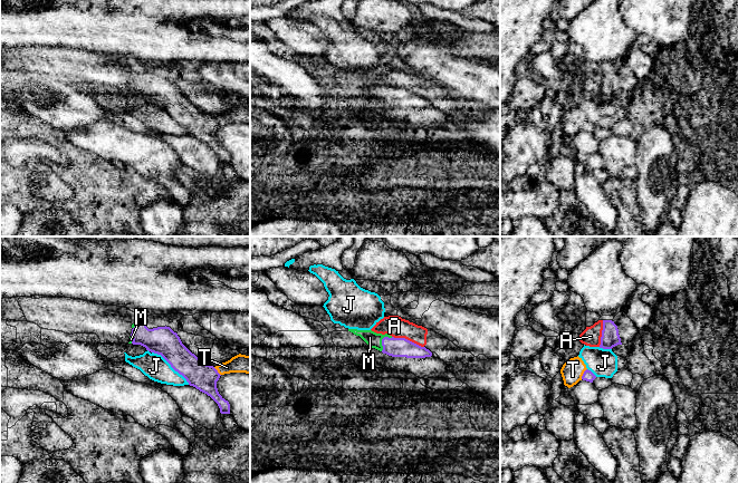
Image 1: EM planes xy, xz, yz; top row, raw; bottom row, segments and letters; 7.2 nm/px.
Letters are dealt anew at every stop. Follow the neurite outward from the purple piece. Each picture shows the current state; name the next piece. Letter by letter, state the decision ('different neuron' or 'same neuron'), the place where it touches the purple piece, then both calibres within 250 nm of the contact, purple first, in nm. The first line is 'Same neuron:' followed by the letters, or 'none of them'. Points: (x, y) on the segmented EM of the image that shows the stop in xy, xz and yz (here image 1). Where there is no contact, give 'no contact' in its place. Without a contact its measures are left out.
Same neuron: M
A: different neuron; contact xz (406, 339); calibres 140 and 150 nm
J: different neuron; contact xy (171, 366); calibres 200 and 180 nm
M: same neuron; contact xz (382, 340); calibres 140 and 110 nm
T: different neuron; contact yz (583, 374); calibres 80 and 160 nm

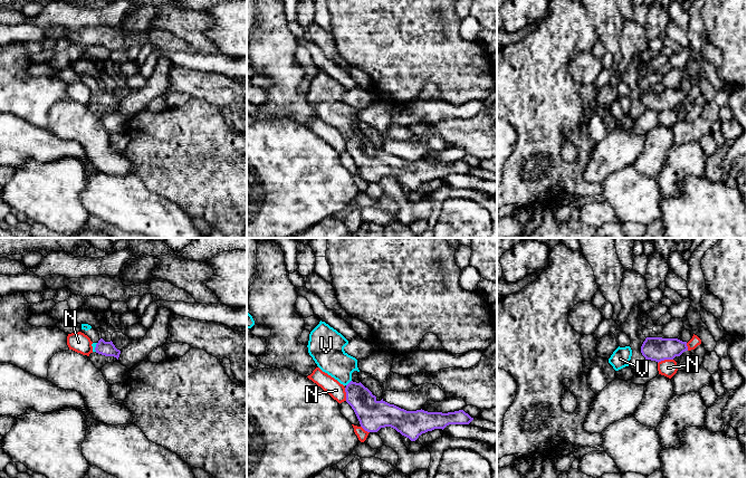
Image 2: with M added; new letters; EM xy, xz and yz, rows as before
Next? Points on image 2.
Same neuron: V
N: different neuron; contact yz (664, 359); calibres 180 and 130 nm
V: same neuron; contact xz (348, 383); calibres 190 and 220 nm

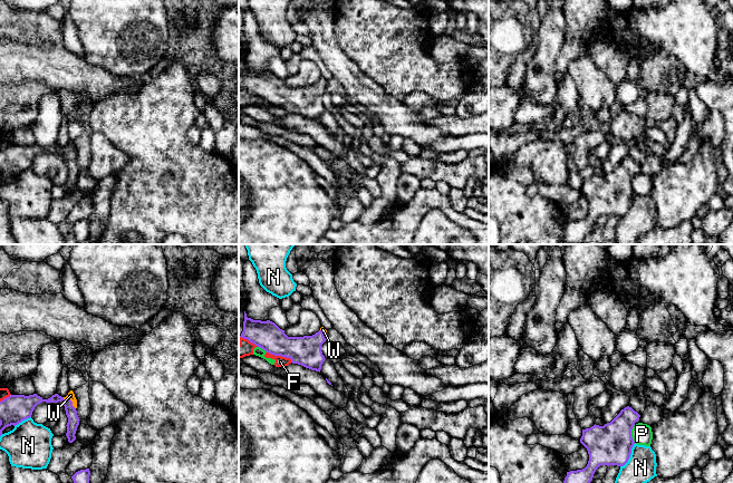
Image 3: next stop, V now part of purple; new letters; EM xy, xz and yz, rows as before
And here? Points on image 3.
Same neuron: W
F: different neuron; contact xz (280, 355); calibres 220 and 80 nm
N: different neuron; contact yz (629, 455); calibres 300 and 220 nm
P: different neuron; contact yz (630, 434); calibres 300 and 150 nm
W: same neuron; contact xy (70, 401); calibres 80 and 50 nm

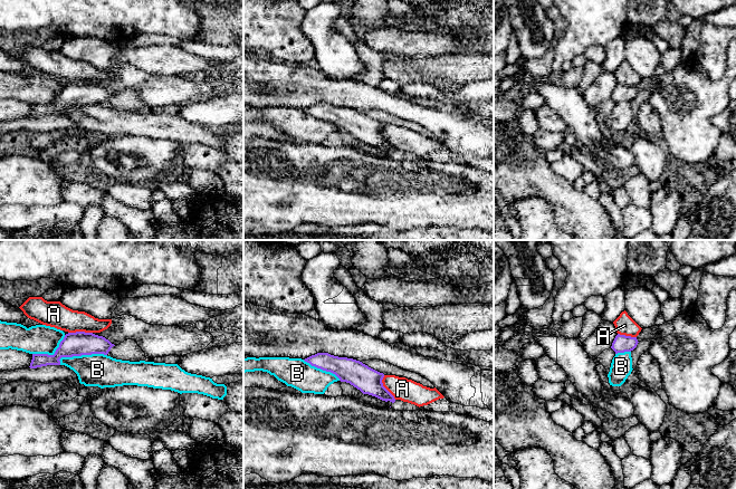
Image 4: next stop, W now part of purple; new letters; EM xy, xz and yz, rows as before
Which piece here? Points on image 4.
Same neuron: none of them
A: different neuron; contact xy (79, 332); calibres 180 and 190 nm
B: different neuron; contact xy (82, 354); calibres 180 and 240 nm

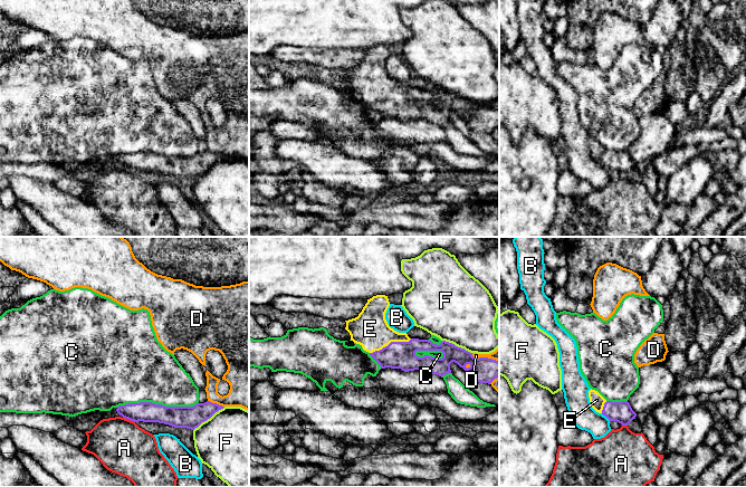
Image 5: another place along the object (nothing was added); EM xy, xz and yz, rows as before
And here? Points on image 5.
Same neuron: E
A: different neuron; contact xy (128, 419); calibres 140 and 380 nm
B: different neuron; contact yz (605, 416); calibres 150 and 180 nm
C: different neuron; contact xy (156, 404); calibres 160 and 440 nm
D: different neuron; contact xy (216, 403); calibres 160 and 260 nm
E: same neuron; contact xz (391, 342); calibres 190 and 260 nm
F: different neuron; contact xy (209, 418); calibres 160 and 500 nm

